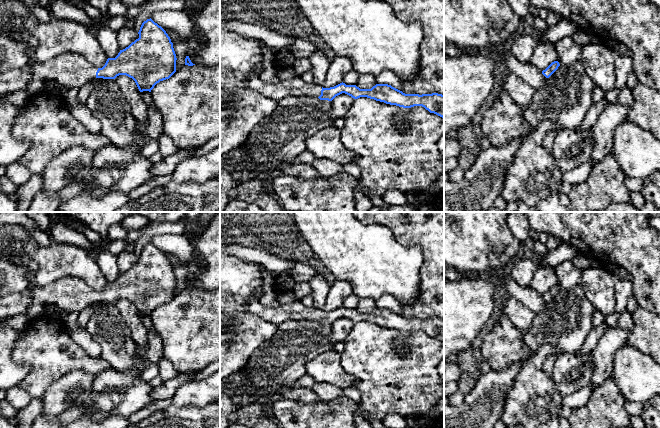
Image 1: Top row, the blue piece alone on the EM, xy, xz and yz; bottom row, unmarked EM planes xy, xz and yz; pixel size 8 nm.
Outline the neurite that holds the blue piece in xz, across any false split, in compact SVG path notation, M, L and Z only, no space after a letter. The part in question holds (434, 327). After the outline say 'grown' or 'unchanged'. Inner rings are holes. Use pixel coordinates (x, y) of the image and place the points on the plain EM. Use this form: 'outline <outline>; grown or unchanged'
outline M258 299L249 300L248 311L261 318L275 323L277 326L286 321L317 321L320 324L332 325L336 320L345 317L354 323L367 321L376 325L403 332L422 330L430 337L444 342L444 319L432 318L405 318L388 308L376 308L371 313L360 313L356 309L340 307L334 311L323 312L315 307L306 307L301 301L280 304L275 307L266 307Z; grown

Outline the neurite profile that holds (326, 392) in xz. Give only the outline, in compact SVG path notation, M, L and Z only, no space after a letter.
M315 383L311 388L322 401L332 401L333 399L343 396L343 390L328 383Z

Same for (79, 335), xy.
M80 311L68 313L65 326L69 330L70 337L74 342L80 345L85 352L94 359L101 358L101 347L94 338L78 325L78 316Z

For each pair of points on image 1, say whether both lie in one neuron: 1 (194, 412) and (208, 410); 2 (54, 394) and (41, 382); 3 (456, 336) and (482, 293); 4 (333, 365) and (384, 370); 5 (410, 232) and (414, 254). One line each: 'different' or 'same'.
1: same
2: different
3: same
4: different
5: different

